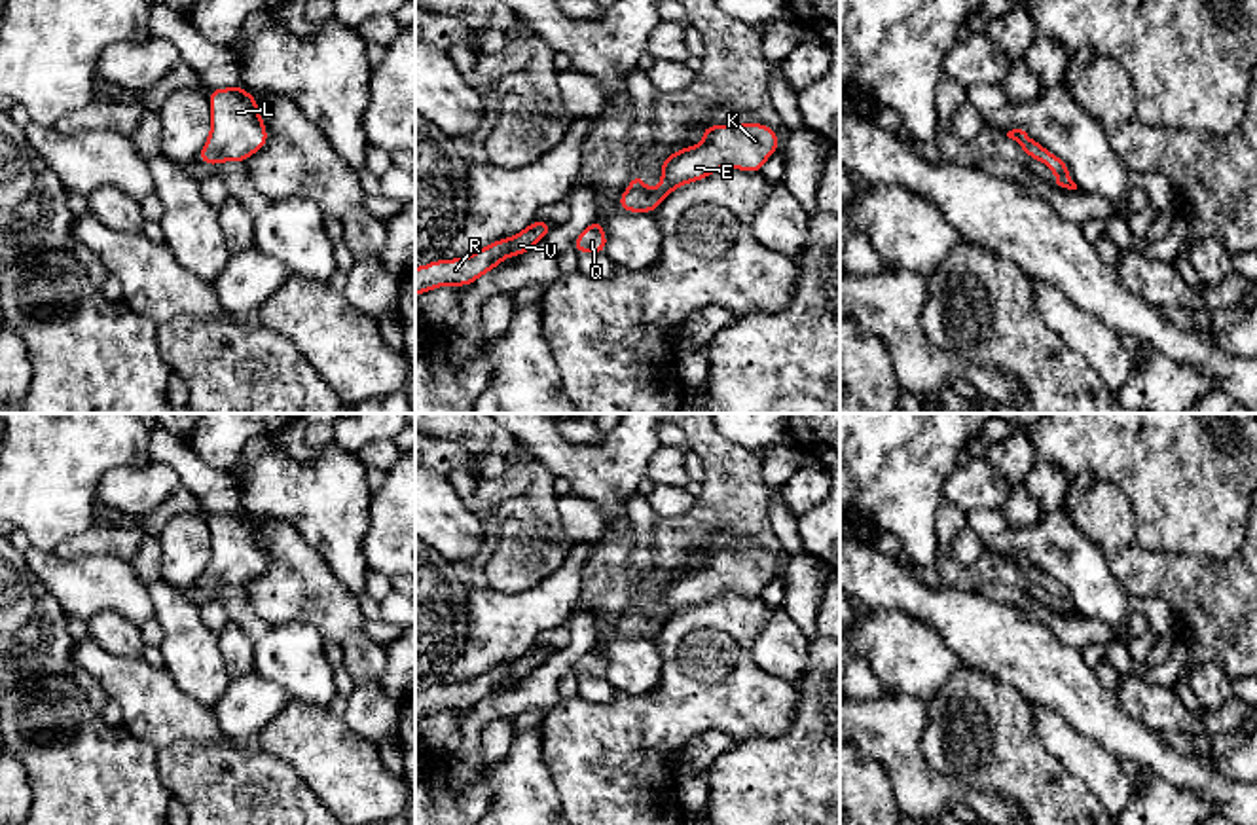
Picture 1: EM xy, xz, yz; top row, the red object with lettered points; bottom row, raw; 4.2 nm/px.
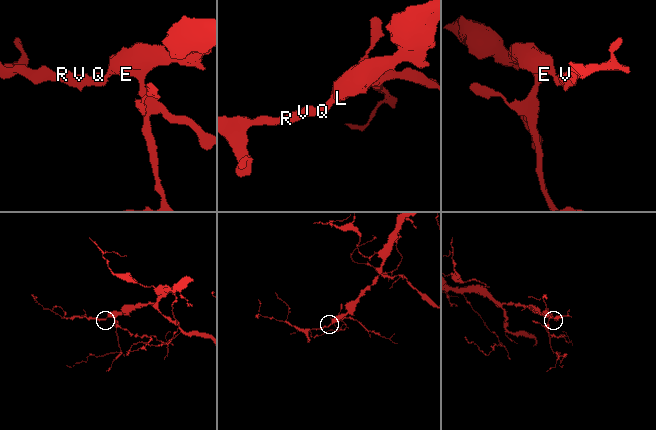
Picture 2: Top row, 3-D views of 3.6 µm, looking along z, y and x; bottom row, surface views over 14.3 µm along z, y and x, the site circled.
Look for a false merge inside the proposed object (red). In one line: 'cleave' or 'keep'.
keep

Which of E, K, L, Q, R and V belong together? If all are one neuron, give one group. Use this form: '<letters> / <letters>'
E K L Q R V

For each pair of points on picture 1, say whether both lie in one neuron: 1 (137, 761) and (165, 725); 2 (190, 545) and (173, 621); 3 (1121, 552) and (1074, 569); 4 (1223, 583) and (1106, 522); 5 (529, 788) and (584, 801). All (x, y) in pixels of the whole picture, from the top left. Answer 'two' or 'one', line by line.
1: two
2: two
3: two
4: one
5: two

